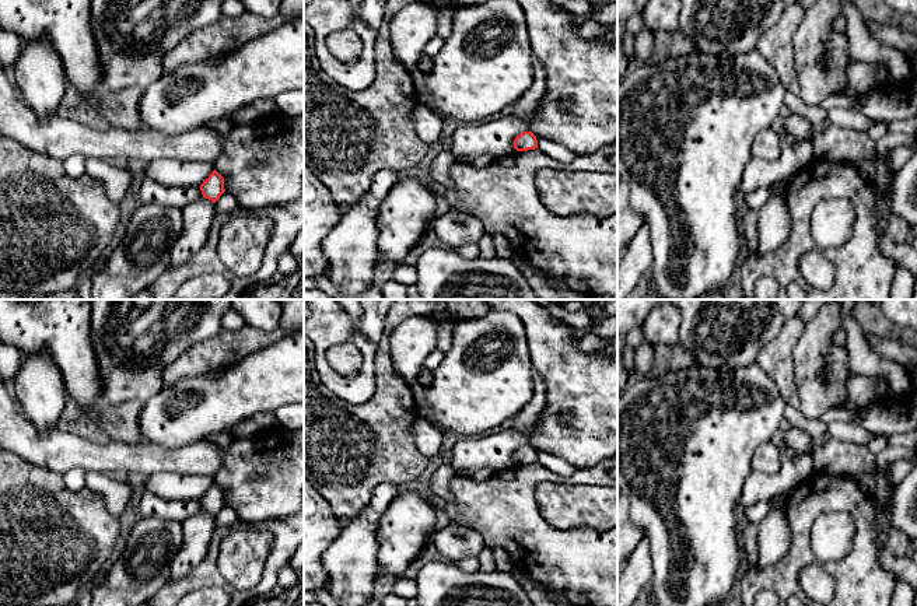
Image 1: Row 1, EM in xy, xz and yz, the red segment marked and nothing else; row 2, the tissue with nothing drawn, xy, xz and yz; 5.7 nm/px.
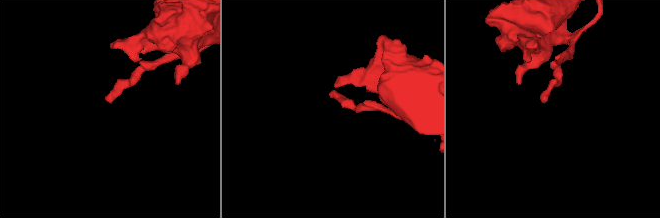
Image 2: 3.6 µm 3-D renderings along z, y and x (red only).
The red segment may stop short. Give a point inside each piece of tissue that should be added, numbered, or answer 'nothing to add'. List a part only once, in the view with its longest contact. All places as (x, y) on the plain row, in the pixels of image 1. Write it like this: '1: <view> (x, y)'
nothing to add

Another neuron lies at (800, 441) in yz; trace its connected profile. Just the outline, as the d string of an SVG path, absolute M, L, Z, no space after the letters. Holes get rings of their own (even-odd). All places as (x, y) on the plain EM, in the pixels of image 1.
M790 428L784 432L784 448L794 449L797 453L805 452L813 448L816 442L805 431L798 428Z

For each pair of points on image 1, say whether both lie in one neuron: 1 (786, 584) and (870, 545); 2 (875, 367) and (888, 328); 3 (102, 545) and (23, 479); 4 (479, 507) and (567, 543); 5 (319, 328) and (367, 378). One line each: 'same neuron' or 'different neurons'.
1: same neuron
2: different neurons
3: same neuron
4: same neuron
5: same neuron

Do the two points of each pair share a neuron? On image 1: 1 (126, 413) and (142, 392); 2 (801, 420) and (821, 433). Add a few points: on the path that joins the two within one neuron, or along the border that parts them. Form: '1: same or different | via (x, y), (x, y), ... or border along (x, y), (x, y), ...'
1: different | border along (143, 400), (125, 400), (104, 406)
2: same | via (805, 424), (816, 428)

